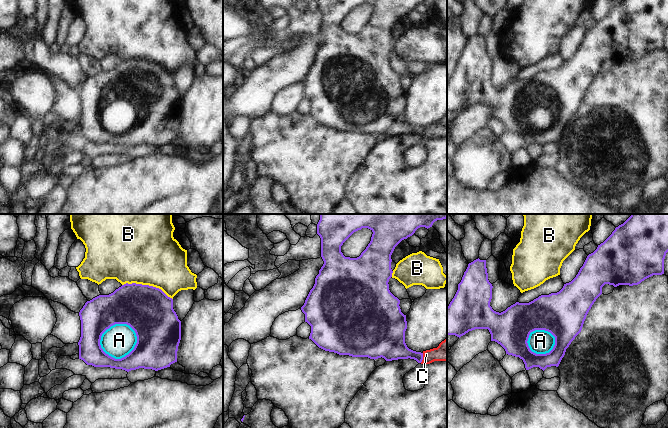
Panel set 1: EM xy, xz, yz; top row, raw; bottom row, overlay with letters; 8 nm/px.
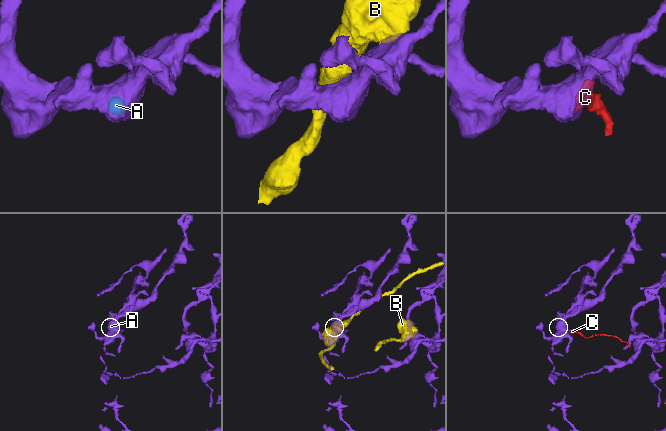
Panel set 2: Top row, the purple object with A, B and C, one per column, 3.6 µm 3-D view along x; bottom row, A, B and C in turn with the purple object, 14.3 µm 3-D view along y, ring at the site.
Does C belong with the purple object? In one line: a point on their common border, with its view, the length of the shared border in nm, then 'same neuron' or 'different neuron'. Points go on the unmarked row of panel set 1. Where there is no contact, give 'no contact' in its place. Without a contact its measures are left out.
xz (422, 134) | 80 nm | same neuron

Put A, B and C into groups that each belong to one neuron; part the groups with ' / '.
A C / B

